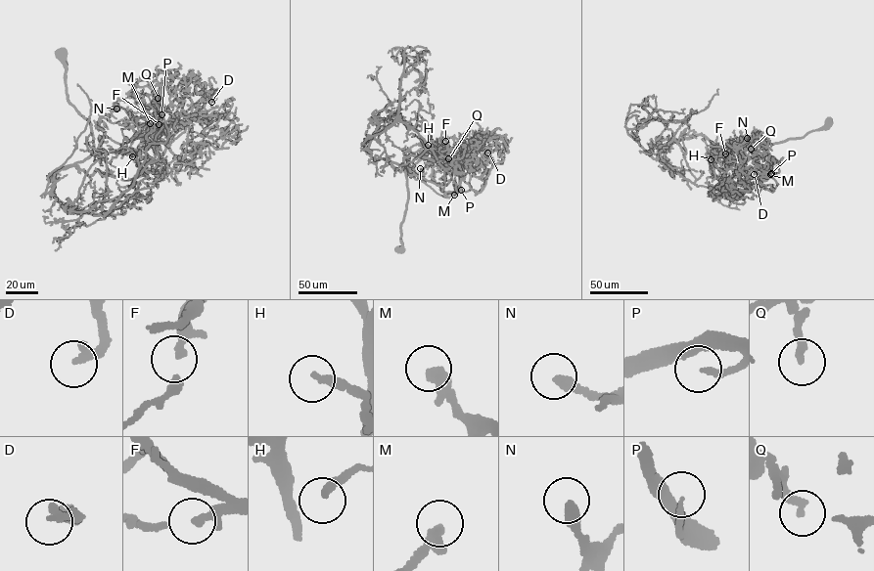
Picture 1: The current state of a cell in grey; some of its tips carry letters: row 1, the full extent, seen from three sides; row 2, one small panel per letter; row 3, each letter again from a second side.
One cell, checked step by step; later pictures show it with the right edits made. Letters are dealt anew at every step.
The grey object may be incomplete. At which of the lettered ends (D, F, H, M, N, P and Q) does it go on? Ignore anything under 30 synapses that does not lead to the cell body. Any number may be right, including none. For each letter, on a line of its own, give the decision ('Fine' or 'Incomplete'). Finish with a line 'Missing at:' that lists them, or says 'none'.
D: Incomplete
F: Fine
H: Fine
M: Fine
N: Incomplete
P: Incomplete
Q: Fine
Missing at: D, N, P

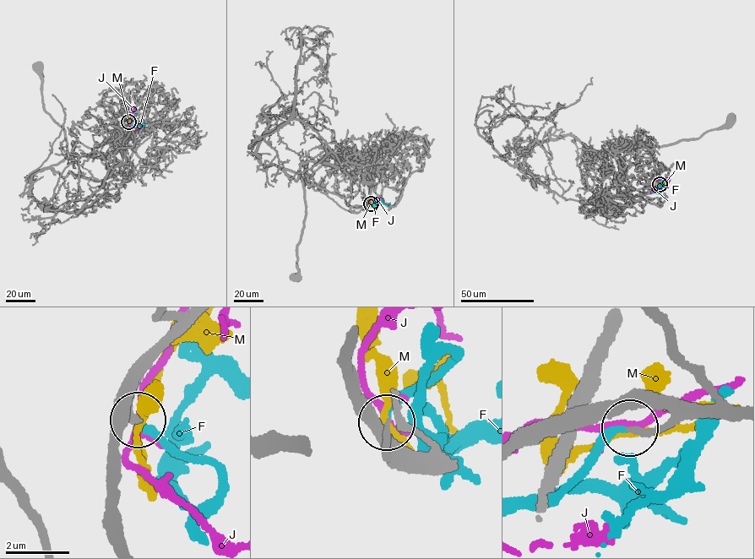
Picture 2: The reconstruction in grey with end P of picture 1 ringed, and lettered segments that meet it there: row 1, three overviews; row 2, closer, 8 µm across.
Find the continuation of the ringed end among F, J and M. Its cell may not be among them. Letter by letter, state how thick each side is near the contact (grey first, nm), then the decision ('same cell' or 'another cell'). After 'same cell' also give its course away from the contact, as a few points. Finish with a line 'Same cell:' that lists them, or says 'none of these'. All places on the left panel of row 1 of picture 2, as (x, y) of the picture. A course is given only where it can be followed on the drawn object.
F: 220/240 nm | same cell | via (128, 122), (132, 126), (132, 120), (138, 125), (147, 123)
J: 190/170 nm | another cell
M: 240/170 nm | another cell
Same cell: F

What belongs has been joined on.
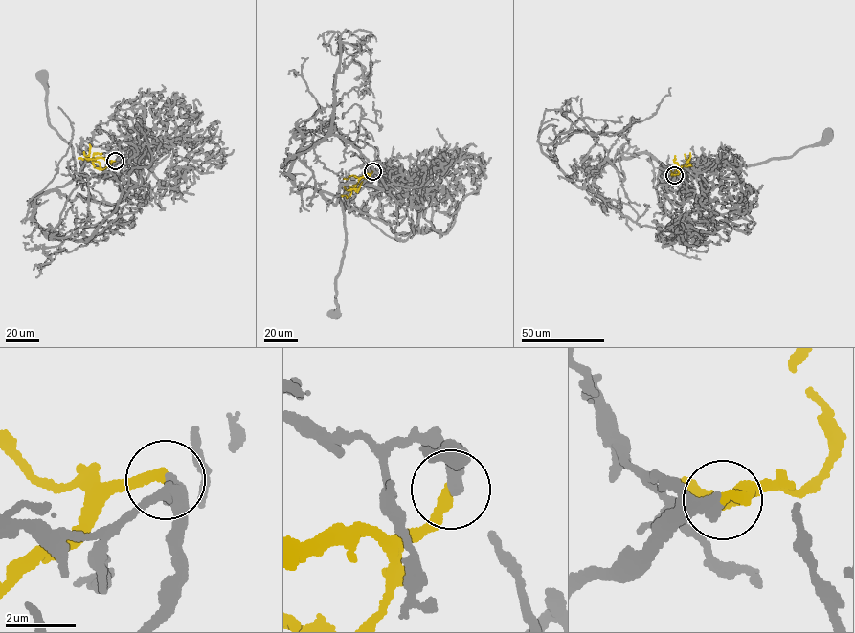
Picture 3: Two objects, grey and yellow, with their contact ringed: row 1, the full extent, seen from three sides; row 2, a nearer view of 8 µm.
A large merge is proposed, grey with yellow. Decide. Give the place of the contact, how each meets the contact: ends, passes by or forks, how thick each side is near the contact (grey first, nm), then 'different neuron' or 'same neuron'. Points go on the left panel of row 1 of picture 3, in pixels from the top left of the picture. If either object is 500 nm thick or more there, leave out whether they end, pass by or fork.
at (115, 161); grey ends there; yellow ends there; 480 nm thick on the grey side, 300 nm on the other; same neuron

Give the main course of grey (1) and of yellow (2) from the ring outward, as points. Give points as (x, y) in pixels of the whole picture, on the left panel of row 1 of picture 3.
1: (115, 161), (114, 184), (134, 192), (126, 199), (69, 201), (56, 188), (75, 162), (47, 119), (42, 77)
2: (115, 161), (101, 168), (99, 162), (92, 159), (95, 154), (102, 153)

